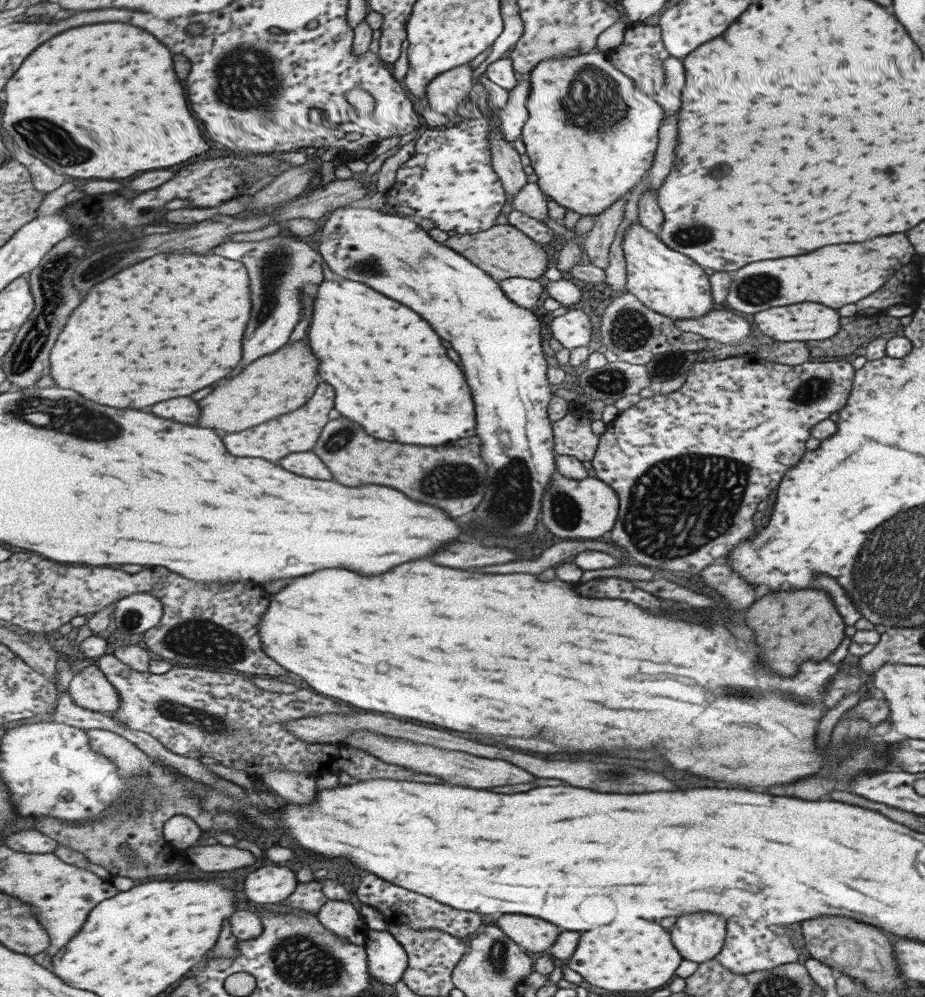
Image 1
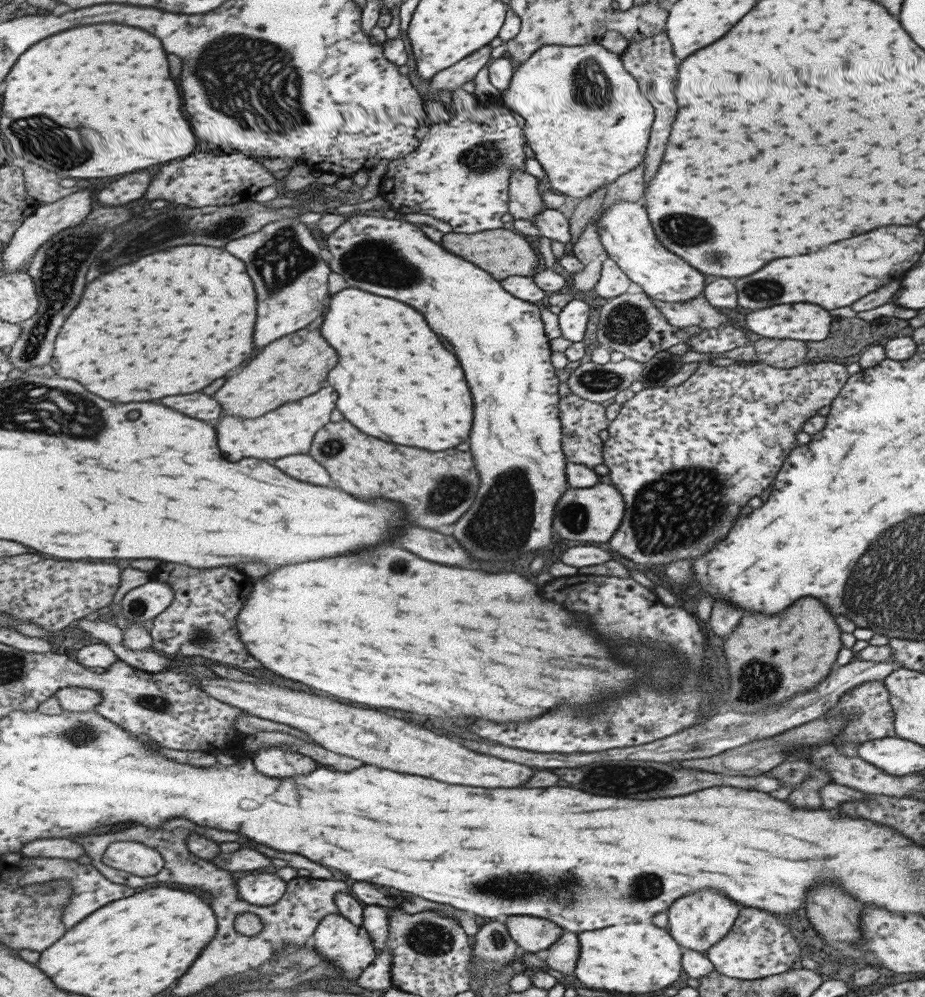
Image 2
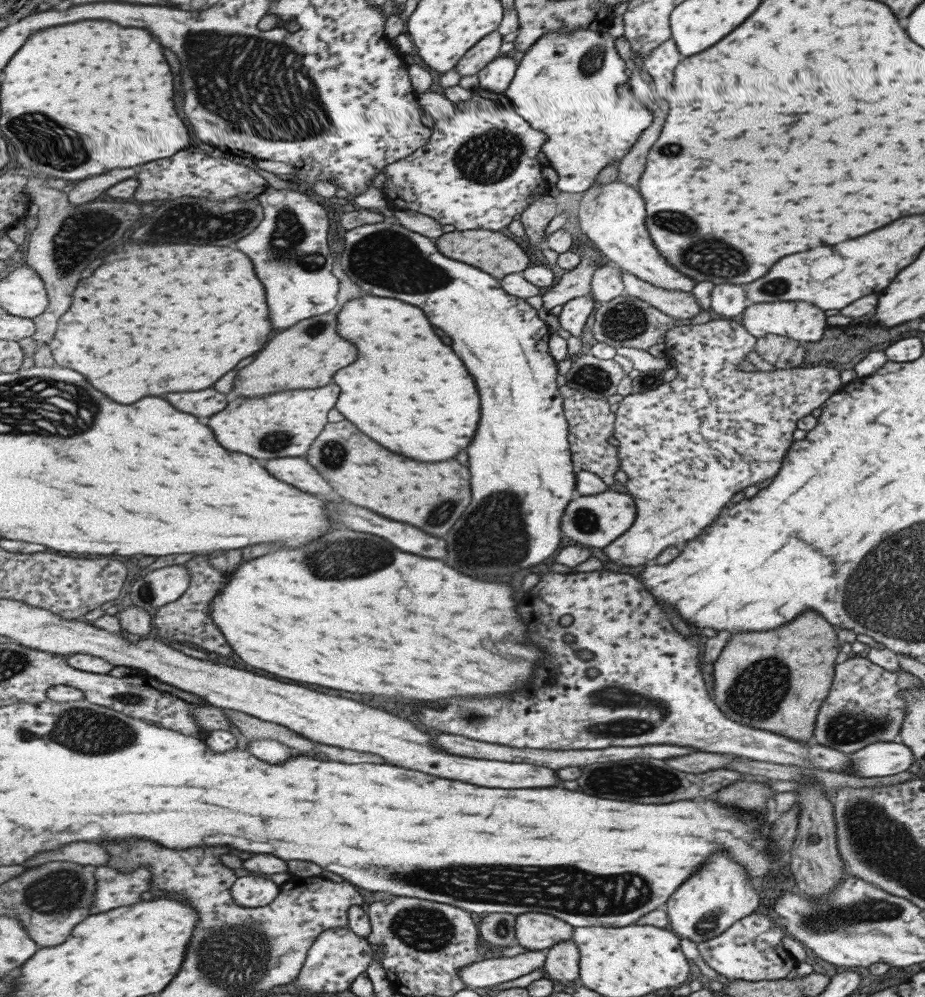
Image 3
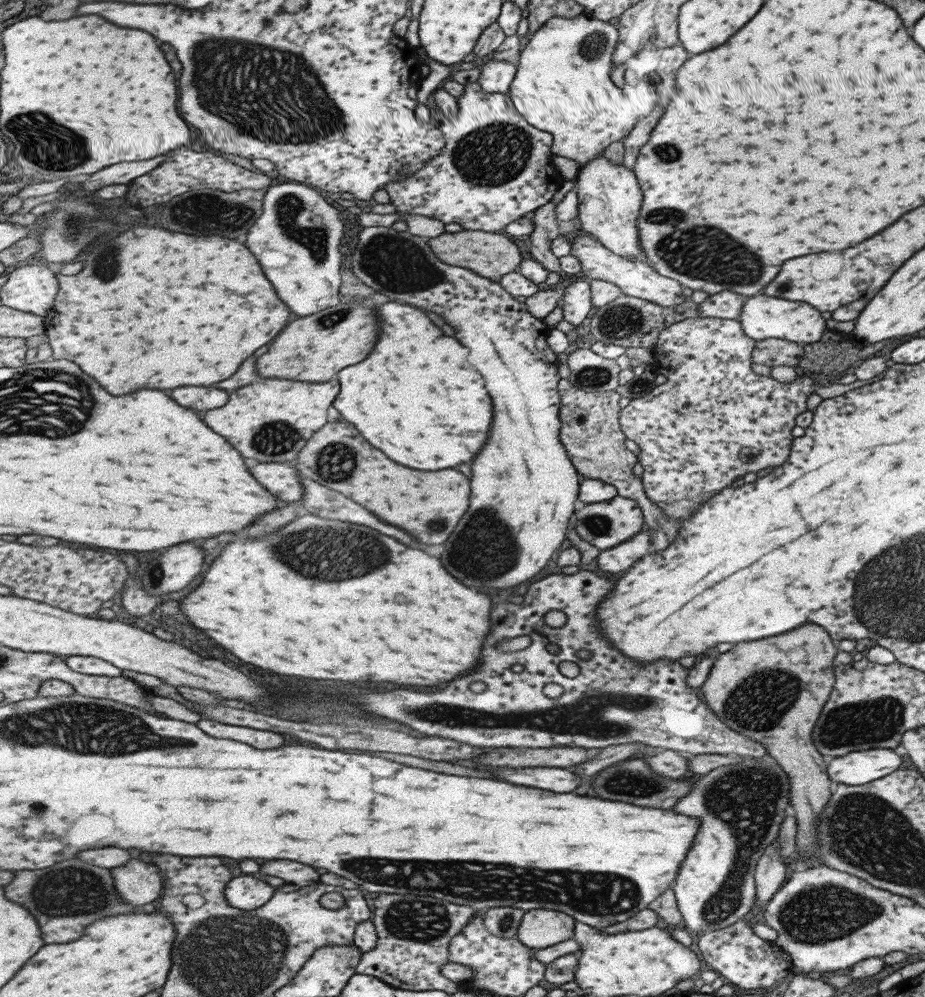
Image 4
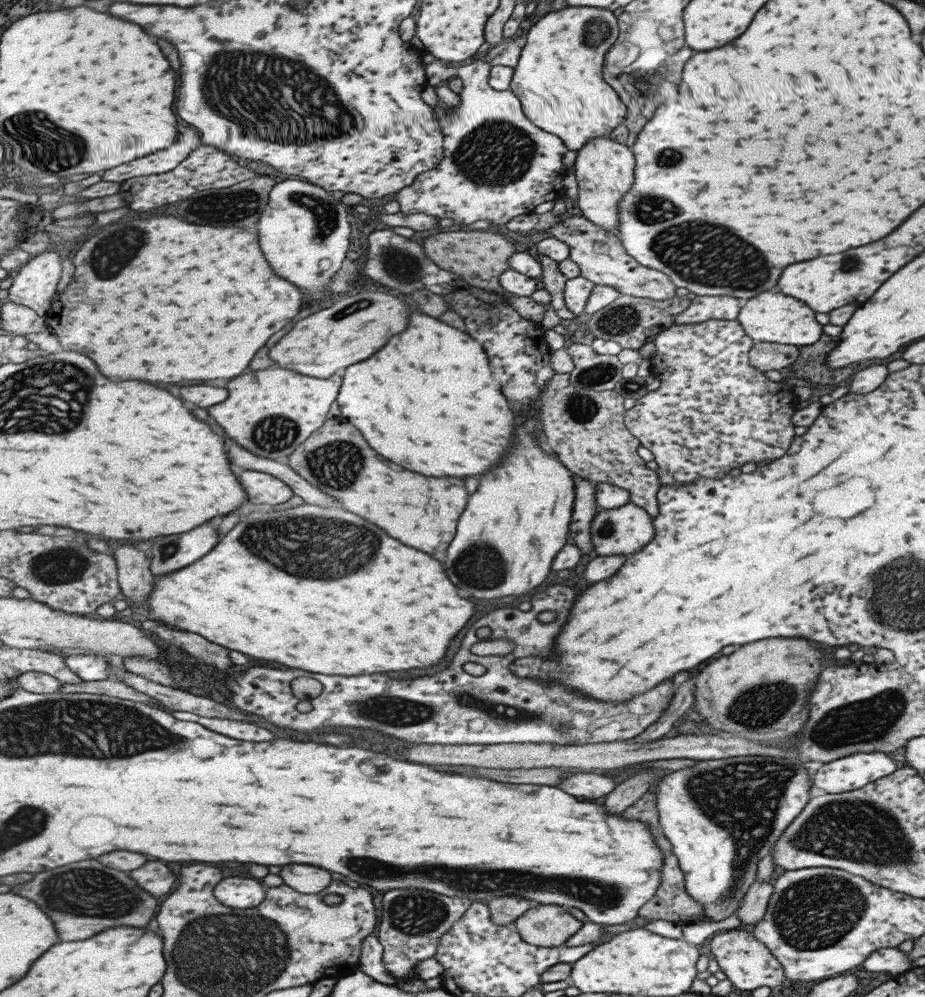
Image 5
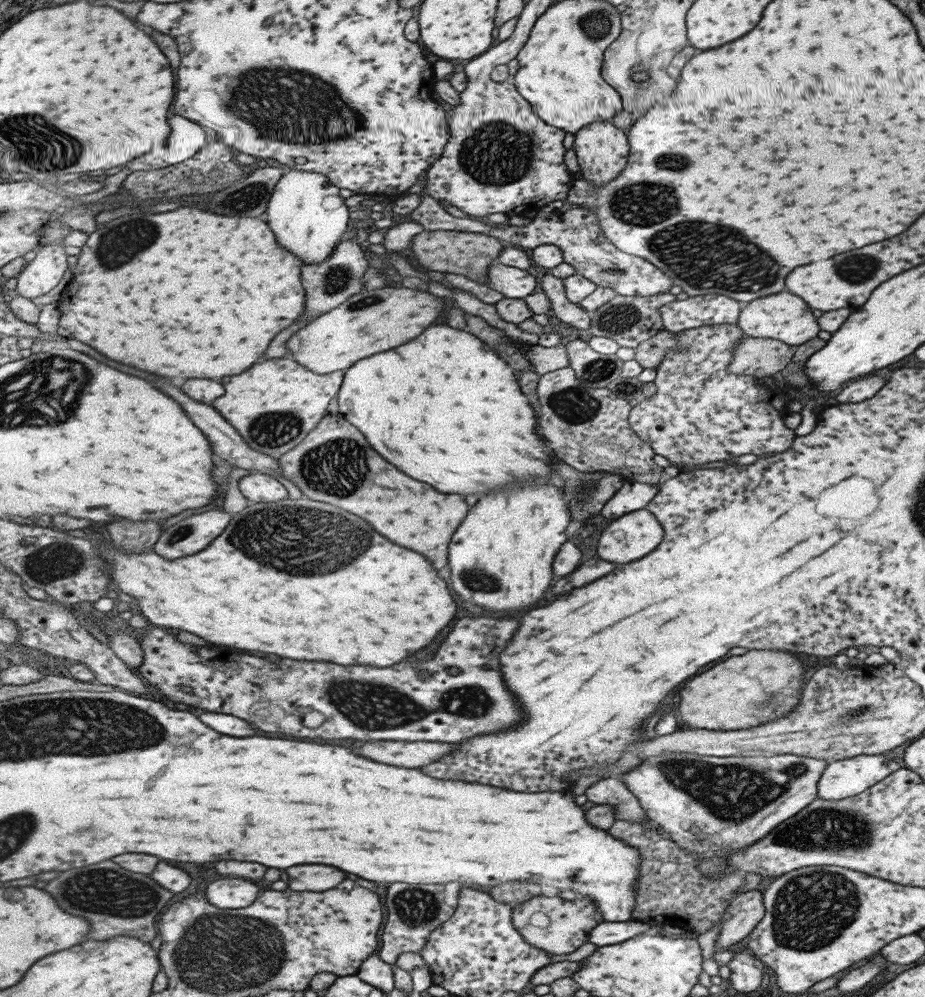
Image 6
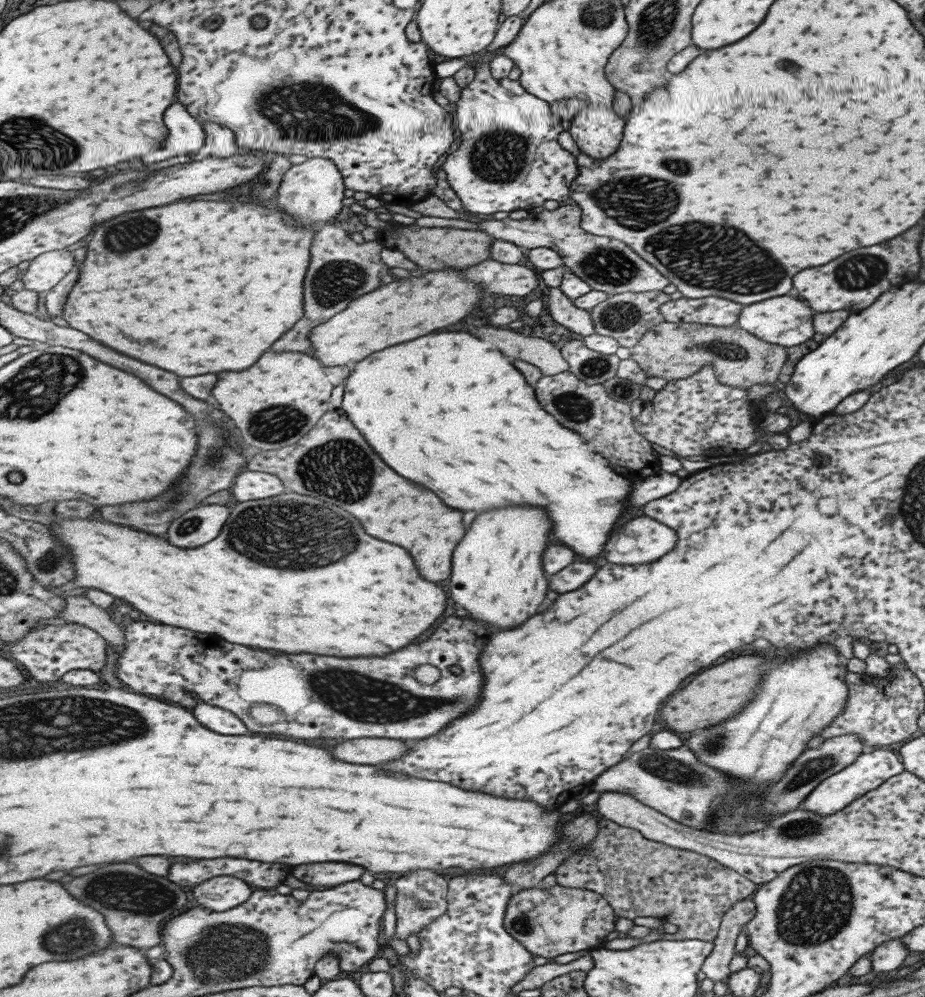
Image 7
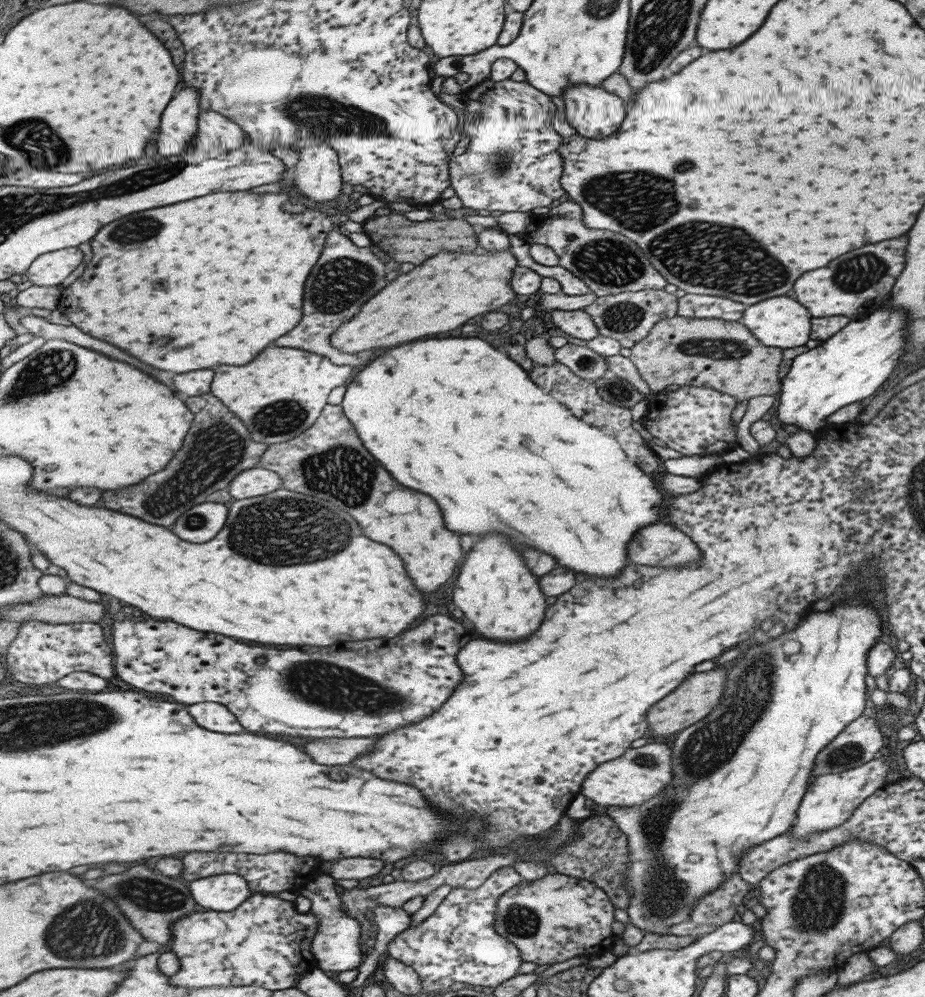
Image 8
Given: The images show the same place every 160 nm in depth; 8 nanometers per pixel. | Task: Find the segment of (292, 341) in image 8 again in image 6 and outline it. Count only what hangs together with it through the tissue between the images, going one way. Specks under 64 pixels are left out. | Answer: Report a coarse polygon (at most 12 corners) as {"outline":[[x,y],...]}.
{"outline":[[344,240],[319,266],[303,266],[307,314],[273,340],[269,360],[317,316],[363,290],[367,250]]}

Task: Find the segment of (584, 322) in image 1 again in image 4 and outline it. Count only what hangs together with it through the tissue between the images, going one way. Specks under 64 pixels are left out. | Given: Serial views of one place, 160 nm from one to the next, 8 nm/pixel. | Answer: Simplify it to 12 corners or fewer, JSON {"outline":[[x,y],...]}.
{"outline":[[590,281],[567,286],[564,319],[583,324],[594,306]]}

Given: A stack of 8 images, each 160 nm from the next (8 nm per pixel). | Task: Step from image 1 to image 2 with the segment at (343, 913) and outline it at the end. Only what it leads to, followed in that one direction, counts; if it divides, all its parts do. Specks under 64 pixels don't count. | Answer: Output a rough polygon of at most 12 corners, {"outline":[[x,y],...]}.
{"outline":[[328,914],[314,935],[318,953],[358,980],[377,960],[364,925]]}

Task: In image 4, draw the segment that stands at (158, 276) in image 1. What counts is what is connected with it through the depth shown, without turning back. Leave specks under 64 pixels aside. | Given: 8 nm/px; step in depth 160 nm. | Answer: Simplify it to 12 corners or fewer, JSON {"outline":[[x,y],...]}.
{"outline":[[133,228],[59,275],[115,396],[231,378],[289,322],[255,254]]}

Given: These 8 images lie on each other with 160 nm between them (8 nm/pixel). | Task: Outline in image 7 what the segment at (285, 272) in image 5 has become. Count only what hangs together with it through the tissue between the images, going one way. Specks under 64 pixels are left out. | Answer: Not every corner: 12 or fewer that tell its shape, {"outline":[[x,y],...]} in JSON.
{"outline":[[330,158],[285,174],[276,203],[299,224],[329,224],[345,208]]}

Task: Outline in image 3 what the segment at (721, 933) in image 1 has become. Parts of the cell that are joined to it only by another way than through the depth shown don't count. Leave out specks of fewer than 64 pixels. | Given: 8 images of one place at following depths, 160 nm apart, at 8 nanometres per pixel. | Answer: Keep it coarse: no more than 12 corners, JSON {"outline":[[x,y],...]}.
{"outline":[[719,852],[669,900],[667,928],[711,940],[760,901]]}

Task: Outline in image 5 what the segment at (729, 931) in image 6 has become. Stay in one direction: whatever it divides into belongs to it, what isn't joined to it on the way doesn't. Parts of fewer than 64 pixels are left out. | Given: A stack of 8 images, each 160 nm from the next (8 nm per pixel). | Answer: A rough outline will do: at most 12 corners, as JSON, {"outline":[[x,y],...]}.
{"outline":[[754,880],[735,916],[755,924],[766,911],[774,886]]}

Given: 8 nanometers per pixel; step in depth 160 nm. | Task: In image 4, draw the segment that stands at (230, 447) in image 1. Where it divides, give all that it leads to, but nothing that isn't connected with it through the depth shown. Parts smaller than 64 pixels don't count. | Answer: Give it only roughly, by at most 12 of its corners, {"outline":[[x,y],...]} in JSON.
{"outline":[[338,378],[235,390],[205,420],[247,458],[295,463]]}

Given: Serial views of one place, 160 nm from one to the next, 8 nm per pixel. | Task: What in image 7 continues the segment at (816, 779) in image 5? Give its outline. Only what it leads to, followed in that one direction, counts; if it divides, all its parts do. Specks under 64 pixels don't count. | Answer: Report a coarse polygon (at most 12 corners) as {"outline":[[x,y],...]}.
{"outline":[[891,751],[858,754],[798,808],[827,816],[903,771]]}

